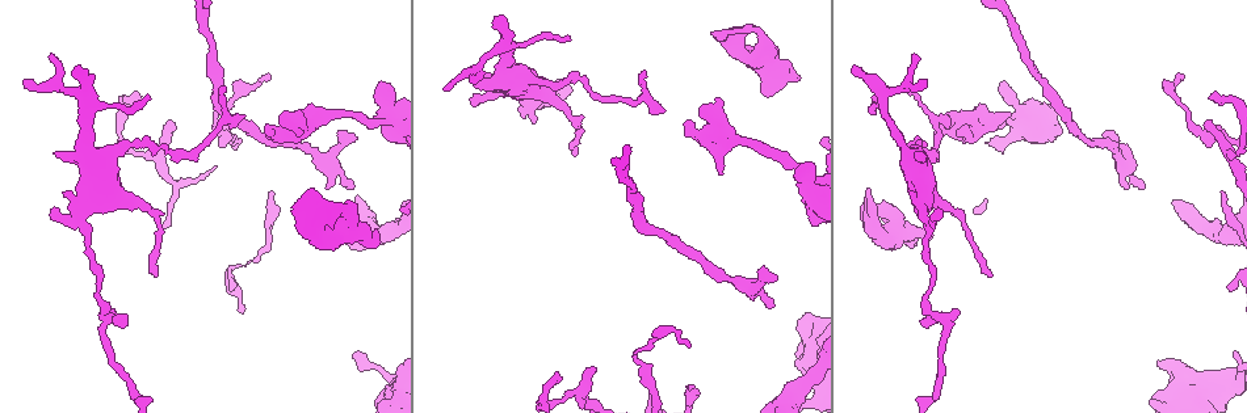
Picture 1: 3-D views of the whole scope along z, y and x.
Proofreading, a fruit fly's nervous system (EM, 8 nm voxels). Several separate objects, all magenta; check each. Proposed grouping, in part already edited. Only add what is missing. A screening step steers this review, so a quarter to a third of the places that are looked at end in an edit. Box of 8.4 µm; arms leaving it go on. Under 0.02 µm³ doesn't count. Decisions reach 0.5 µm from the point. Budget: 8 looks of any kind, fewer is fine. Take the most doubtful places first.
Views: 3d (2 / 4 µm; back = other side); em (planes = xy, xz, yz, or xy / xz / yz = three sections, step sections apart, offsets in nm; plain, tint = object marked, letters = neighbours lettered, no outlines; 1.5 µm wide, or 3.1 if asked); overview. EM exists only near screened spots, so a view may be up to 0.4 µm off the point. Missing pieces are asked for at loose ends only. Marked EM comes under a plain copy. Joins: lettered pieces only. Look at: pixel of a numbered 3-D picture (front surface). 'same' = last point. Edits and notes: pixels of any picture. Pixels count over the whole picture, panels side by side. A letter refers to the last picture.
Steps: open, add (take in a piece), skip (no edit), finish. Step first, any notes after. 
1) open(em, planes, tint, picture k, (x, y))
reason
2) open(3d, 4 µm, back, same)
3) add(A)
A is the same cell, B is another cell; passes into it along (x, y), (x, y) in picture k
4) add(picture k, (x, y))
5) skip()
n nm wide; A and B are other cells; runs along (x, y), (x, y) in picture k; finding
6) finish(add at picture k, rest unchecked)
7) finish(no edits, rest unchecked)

open(em, planes, letters, picture 1, (720, 173))
branch stops here

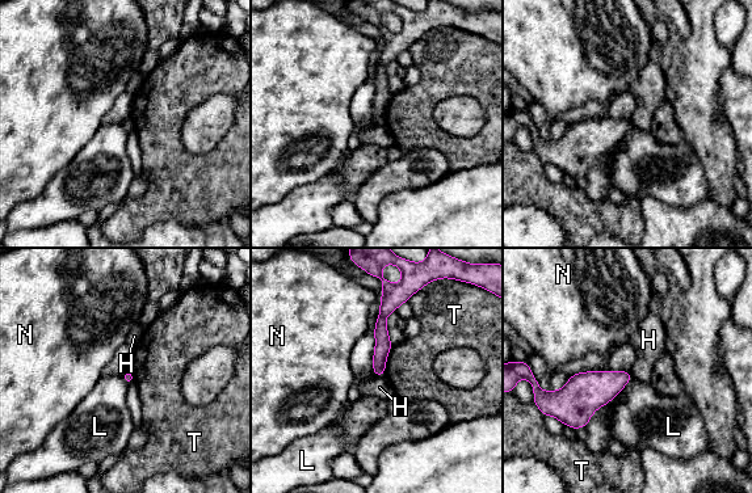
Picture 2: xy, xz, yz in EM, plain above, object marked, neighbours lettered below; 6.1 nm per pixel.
skip()
H, L, N and T are other cells; no lettered piece goes on from it

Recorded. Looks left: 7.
open(em, yz, step 4, tint, picture 1, (798, 79))
an open end

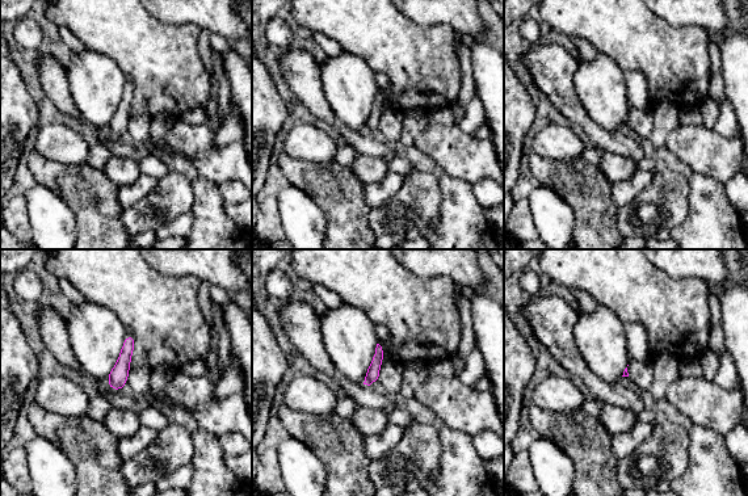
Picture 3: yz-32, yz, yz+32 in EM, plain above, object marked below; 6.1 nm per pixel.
open(em, planes, letters, same)

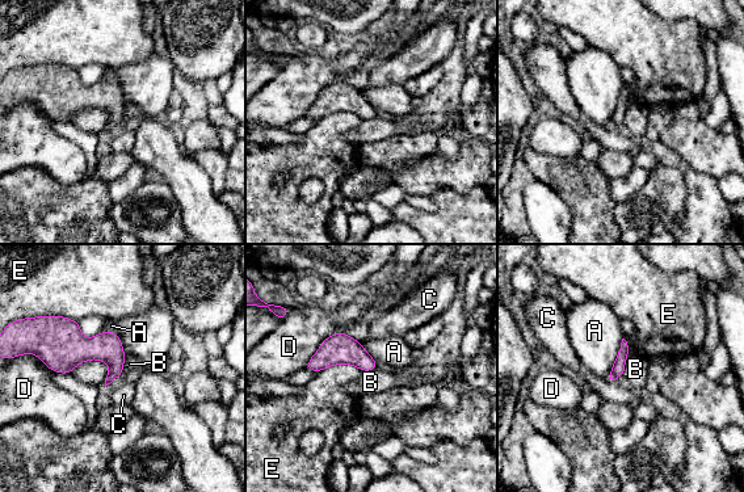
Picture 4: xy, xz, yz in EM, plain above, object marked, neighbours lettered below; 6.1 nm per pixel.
skip()
A, B, C, D and E are other cells; border along (622, 339), (608, 377) in picture 4; none of them fits

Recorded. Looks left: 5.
open(em, planes, letters, picture 1, (339, 133))
branch stops here

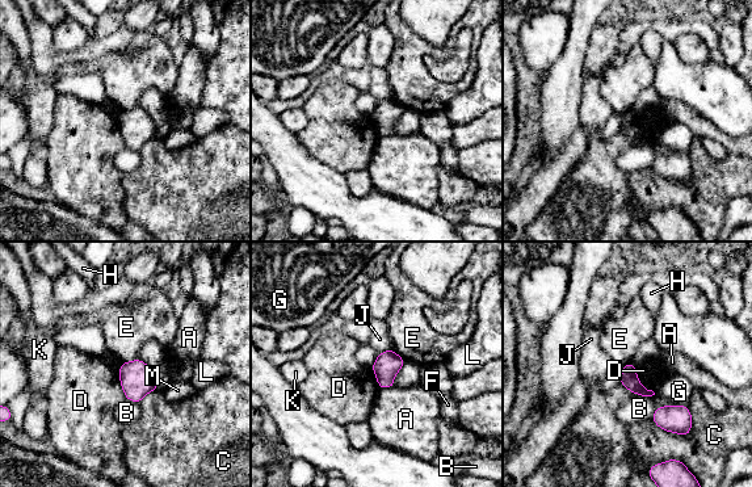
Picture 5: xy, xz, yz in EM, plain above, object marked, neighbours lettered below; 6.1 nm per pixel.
skip()
110 nm wide; A, B, C, D, E, F, G, H, J, K, L and M are other cells; border along (635, 365), (639, 382), (652, 391) in picture 5; no lettered piece goes on from it

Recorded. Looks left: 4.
finish(no edits, rest unchecked)

